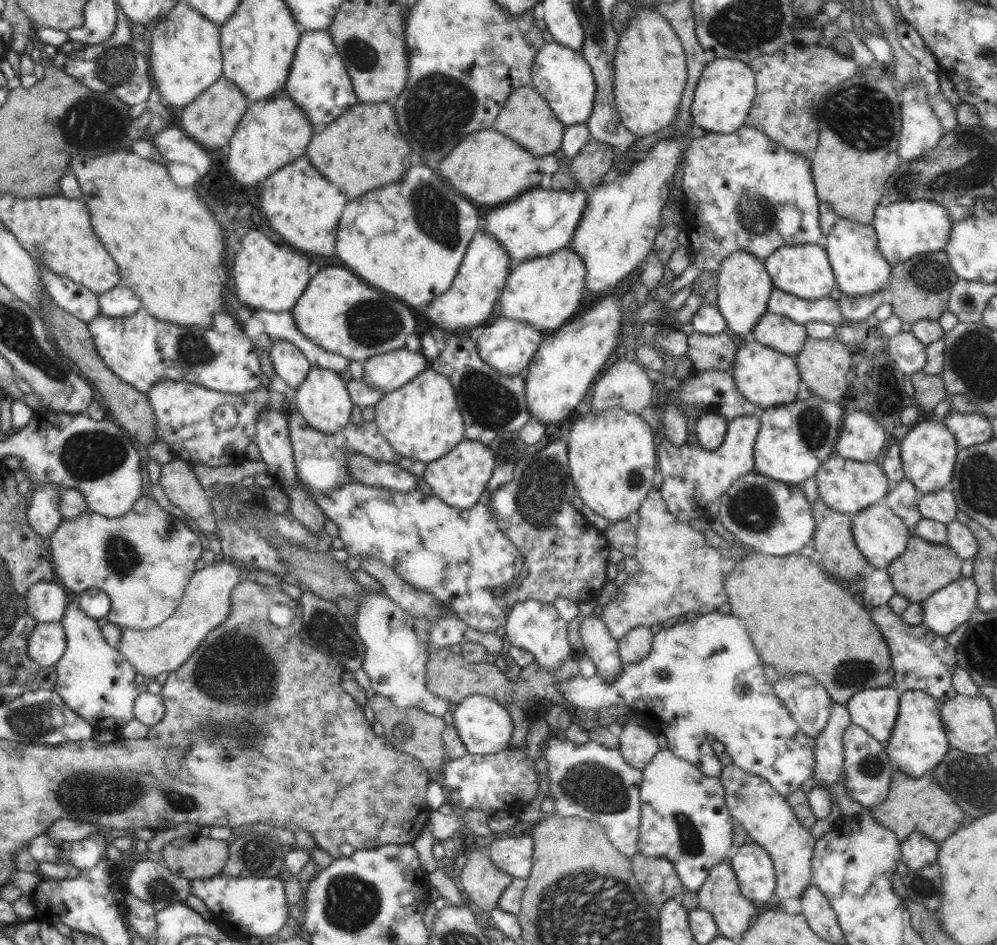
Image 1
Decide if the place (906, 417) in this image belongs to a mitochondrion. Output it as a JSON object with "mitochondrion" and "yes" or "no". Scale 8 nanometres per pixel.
{"mitochondrion":"no"}

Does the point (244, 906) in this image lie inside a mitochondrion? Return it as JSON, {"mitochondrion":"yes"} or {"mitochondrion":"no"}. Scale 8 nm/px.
{"mitochondrion":"no"}

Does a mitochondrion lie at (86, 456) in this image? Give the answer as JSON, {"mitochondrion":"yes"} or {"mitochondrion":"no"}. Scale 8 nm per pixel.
{"mitochondrion":"yes"}

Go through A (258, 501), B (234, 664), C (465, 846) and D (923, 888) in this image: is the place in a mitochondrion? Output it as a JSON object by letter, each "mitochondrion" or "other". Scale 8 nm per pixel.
{"A":"other","B":"mitochondrion","C":"other","D":"mitochondrion"}

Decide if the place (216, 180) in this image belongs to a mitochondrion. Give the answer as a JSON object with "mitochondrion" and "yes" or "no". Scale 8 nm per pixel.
{"mitochondrion":"no"}

